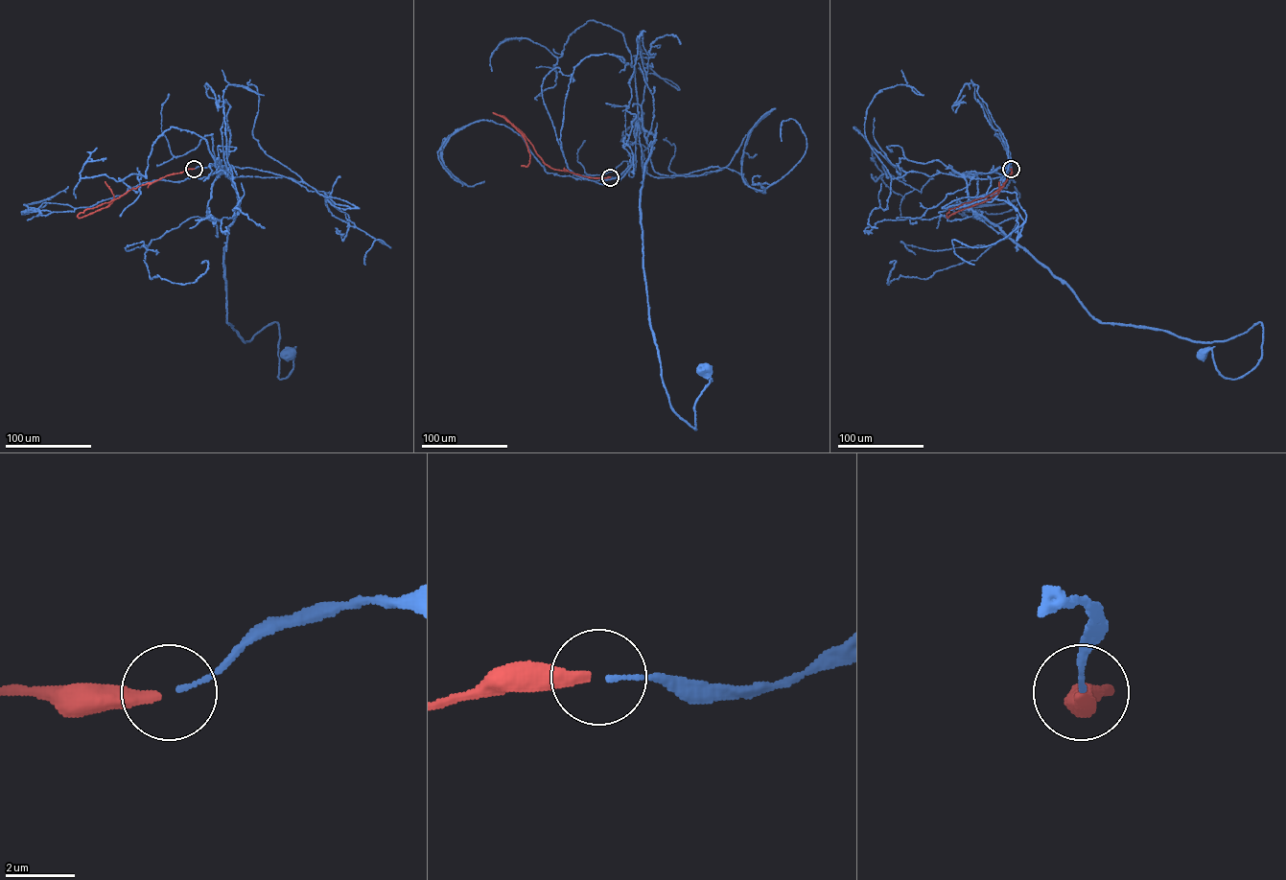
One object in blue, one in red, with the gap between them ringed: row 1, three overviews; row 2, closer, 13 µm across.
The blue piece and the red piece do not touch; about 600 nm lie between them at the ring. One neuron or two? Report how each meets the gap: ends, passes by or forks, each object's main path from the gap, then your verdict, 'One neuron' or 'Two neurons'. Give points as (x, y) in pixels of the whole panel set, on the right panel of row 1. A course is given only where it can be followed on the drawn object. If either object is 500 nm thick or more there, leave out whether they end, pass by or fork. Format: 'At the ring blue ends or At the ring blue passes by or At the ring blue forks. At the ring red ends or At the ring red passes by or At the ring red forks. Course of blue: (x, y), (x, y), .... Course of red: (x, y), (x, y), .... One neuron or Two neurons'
At the ring blue ends. At the ring red ends. Course of blue: (1011, 169), (952, 170), (969, 206), (1095, 318), (1205, 342), (1262, 323), (1261, 358), (1241, 377), (1202, 354). Course of red: (1011, 169), (1011, 173), (1001, 189), (949, 209), (946, 217), (989, 199), (999, 191), (999, 181). One neuron

